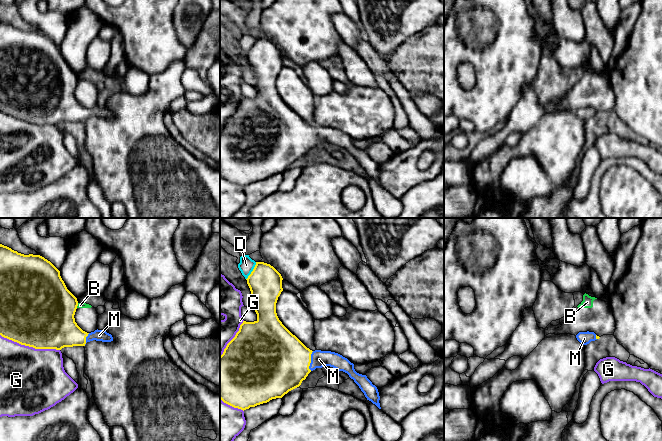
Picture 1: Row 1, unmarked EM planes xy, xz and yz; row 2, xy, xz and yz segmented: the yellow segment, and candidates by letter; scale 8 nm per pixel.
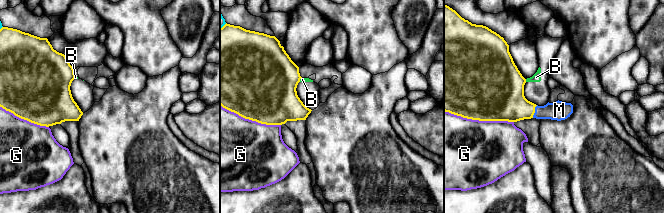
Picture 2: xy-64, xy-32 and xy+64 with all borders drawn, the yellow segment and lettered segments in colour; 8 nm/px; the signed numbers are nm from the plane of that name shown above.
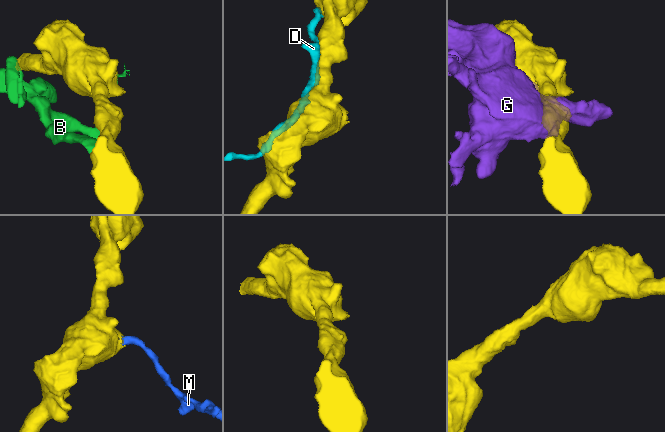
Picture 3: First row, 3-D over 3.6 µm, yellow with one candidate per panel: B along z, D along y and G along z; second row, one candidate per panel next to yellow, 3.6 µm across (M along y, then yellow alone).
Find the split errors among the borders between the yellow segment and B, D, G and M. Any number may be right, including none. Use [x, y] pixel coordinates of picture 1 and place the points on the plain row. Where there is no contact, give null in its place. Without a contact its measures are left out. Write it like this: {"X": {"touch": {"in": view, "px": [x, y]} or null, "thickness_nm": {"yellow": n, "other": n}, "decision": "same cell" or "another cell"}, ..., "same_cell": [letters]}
{"B": {"touch": {"in": "xy", "px": [77, 81]}, "thickness_nm": {"yellow": 460, "other": 50}, "decision": "another cell"}, "D": {"touch": {"in": "xz", "px": [252, 47]}, "thickness_nm": {"yellow": 280, "other": 120}, "decision": "another cell"}, "G": {"touch": {"in": "xy", "px": [30, 122]}, "thickness_nm": {"yellow": 500, "other": 480}, "decision": "another cell"}, "M": {"touch": {"in": "xz", "px": [310, 137]}, "thickness_nm": {"yellow": 480, "other": 140}, "decision": "same cell"}, "same_cell": ["M"]}

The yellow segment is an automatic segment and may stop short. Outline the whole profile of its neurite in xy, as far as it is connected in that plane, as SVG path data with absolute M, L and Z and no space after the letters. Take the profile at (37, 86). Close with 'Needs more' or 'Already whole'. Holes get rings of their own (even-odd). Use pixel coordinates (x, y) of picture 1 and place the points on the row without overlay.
M0 20L0 111L21 121L35 125L56 125L85 122L96 116L111 118L113 113L105 106L87 109L75 98L77 74L67 65L60 52L60 47L40 31L24 31Z. Needs more

